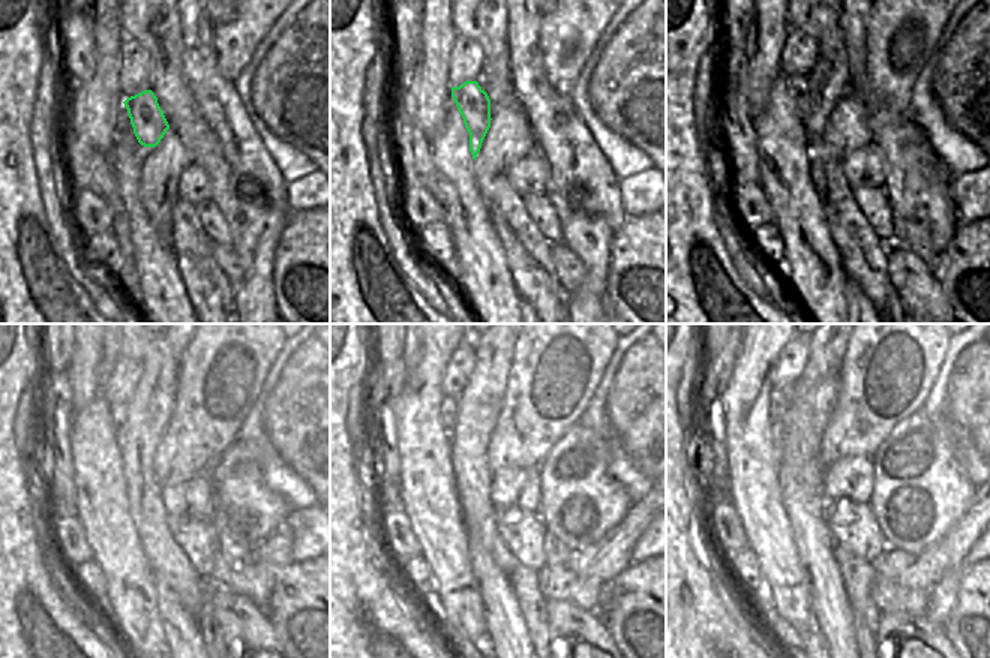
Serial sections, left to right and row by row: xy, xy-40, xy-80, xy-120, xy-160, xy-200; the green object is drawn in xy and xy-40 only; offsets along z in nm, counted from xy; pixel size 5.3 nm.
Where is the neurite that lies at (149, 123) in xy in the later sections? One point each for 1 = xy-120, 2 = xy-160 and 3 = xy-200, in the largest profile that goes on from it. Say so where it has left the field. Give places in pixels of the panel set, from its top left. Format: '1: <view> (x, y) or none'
1: xy-120 (119, 412)
2: xy-160 (449, 406)
3: xy-200 (777, 394)

